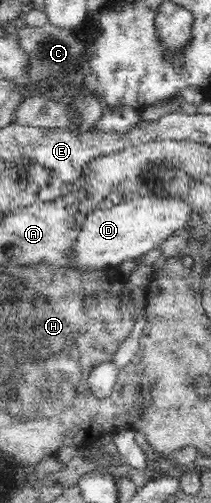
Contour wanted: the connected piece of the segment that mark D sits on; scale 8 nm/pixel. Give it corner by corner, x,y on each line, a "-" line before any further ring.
144,196
122,199
110,209
96,208
87,216
74,245
66,251
67,266
80,273
96,272
160,250
171,235
190,221
192,211
193,207
182,199

